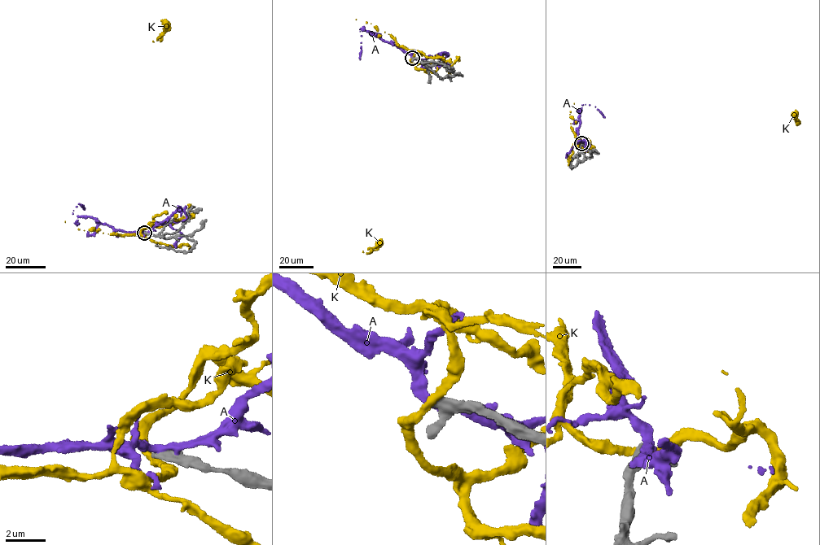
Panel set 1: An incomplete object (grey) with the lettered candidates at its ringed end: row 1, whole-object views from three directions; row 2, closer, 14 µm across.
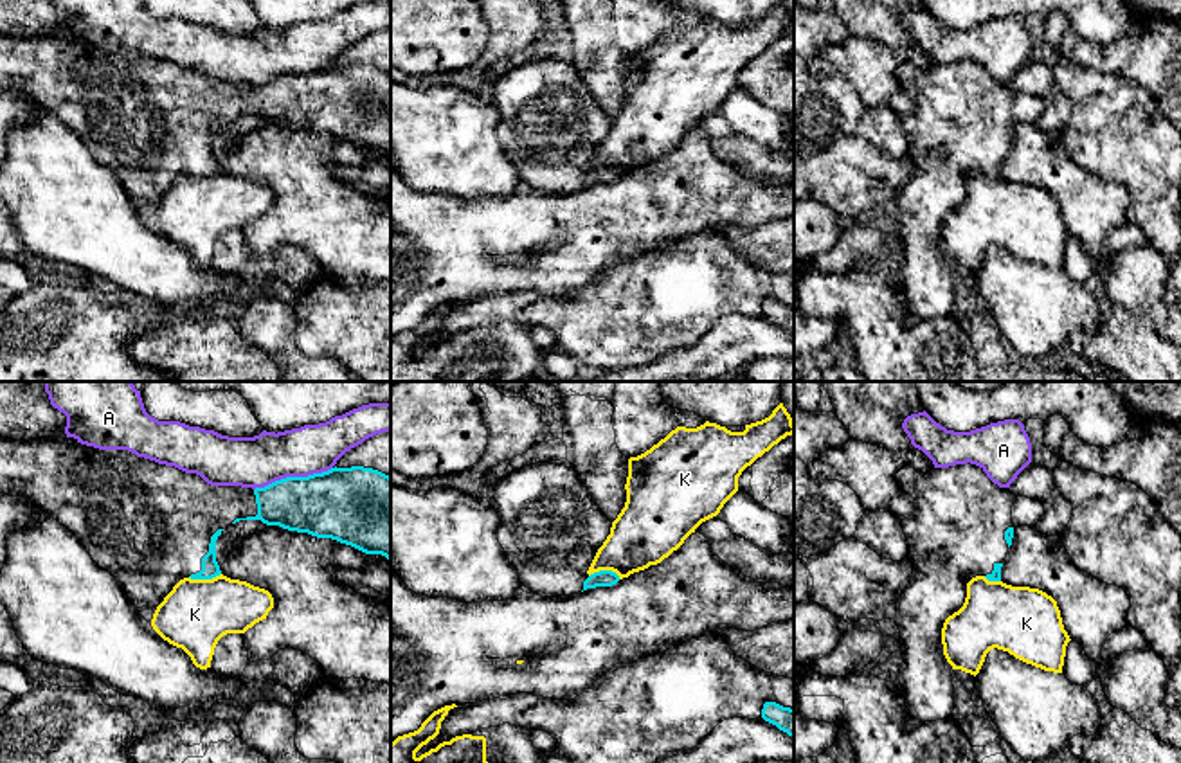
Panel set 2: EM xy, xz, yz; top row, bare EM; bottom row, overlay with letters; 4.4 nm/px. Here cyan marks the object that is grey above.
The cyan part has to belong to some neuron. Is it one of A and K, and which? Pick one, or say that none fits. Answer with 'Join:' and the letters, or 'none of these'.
Join: none of these

